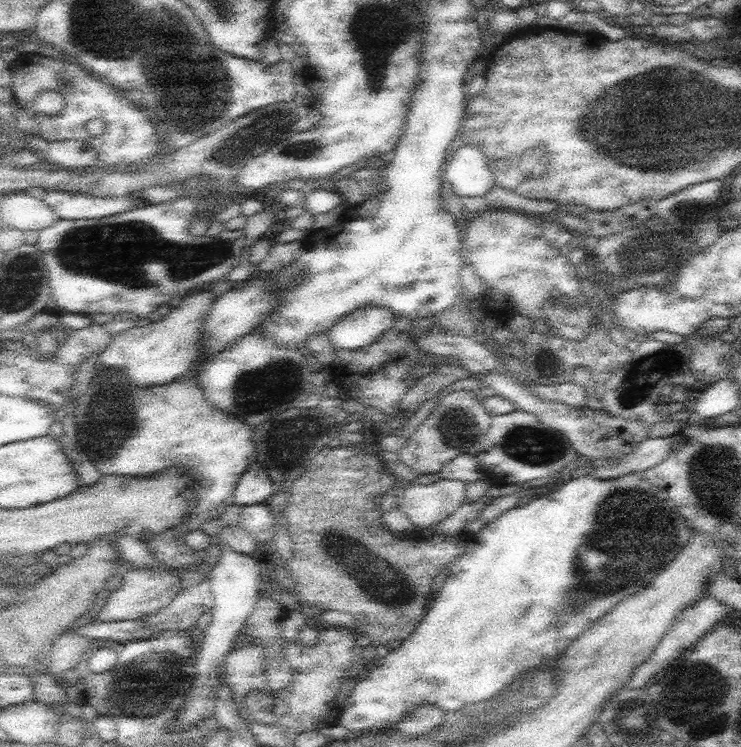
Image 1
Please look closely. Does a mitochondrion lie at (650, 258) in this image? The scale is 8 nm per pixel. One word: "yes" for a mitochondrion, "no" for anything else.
yes

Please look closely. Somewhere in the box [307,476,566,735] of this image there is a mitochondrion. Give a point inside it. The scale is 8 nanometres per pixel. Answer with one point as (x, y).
(385, 584)

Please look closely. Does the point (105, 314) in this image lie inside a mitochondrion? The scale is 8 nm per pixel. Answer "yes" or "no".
no

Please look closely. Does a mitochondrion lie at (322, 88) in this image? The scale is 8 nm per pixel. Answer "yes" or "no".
no

